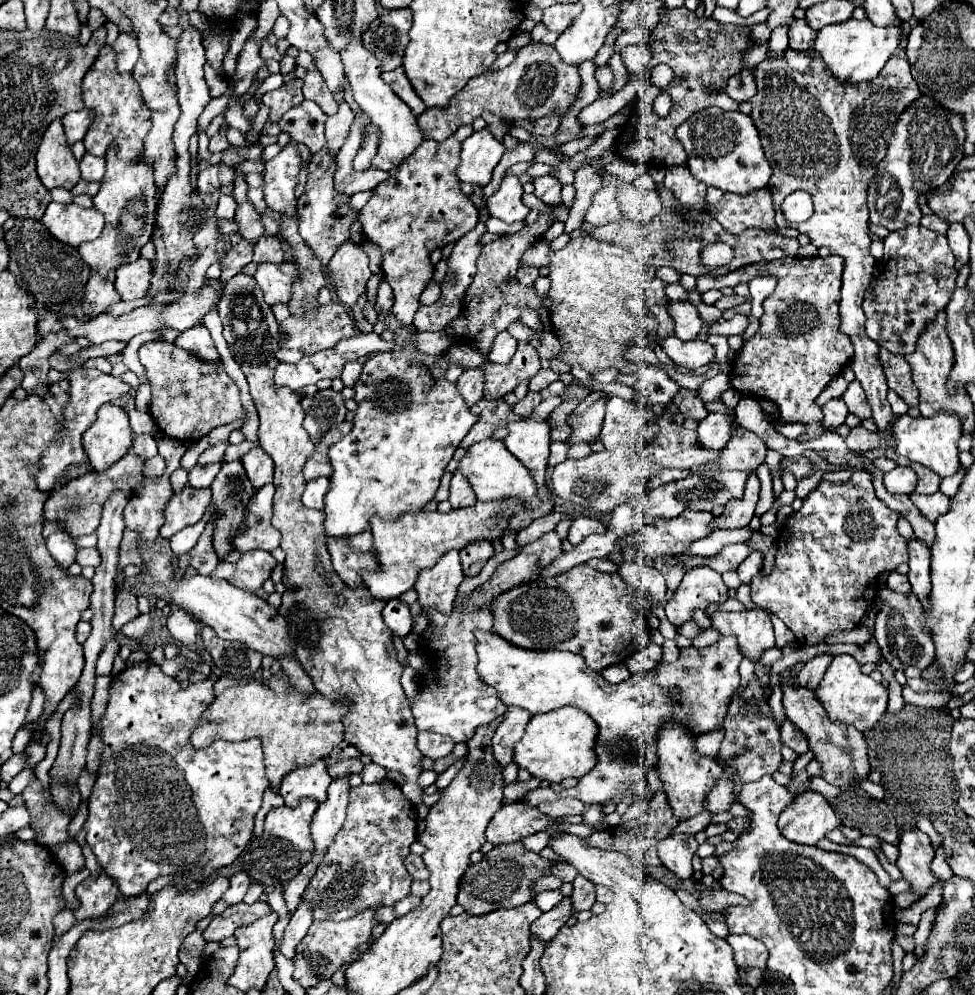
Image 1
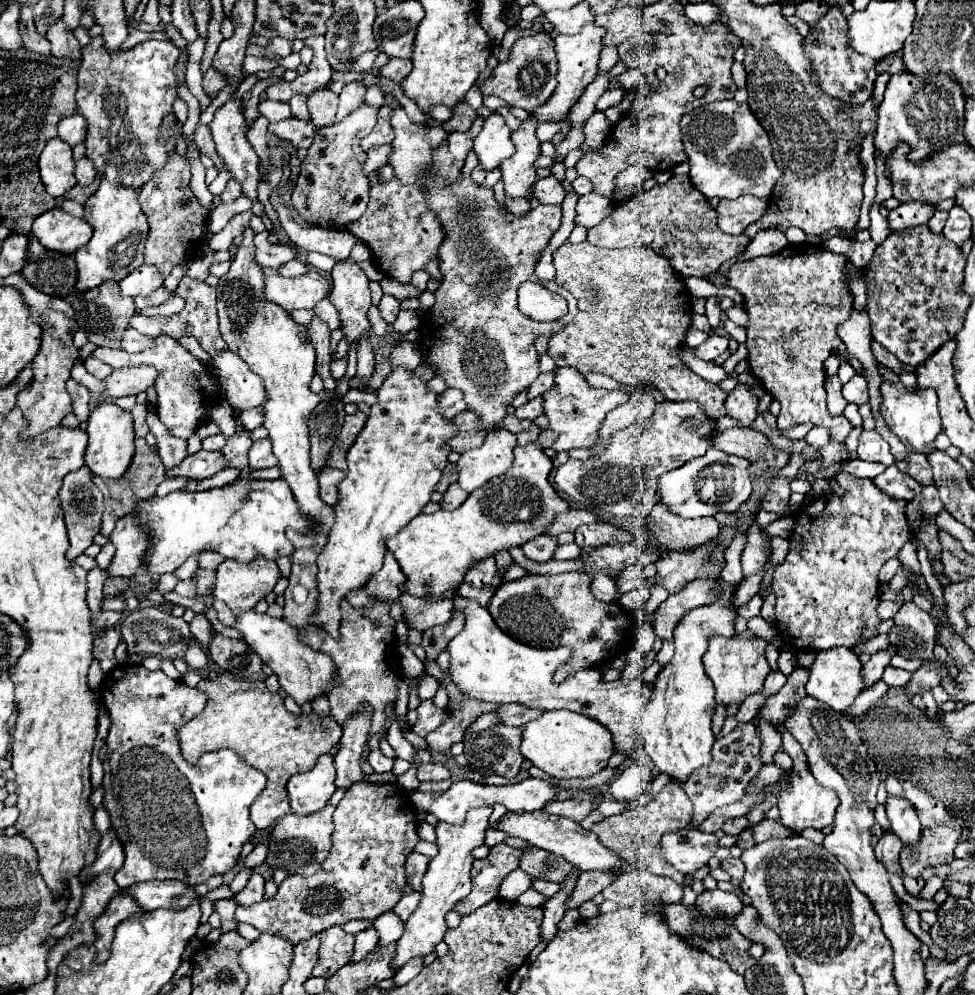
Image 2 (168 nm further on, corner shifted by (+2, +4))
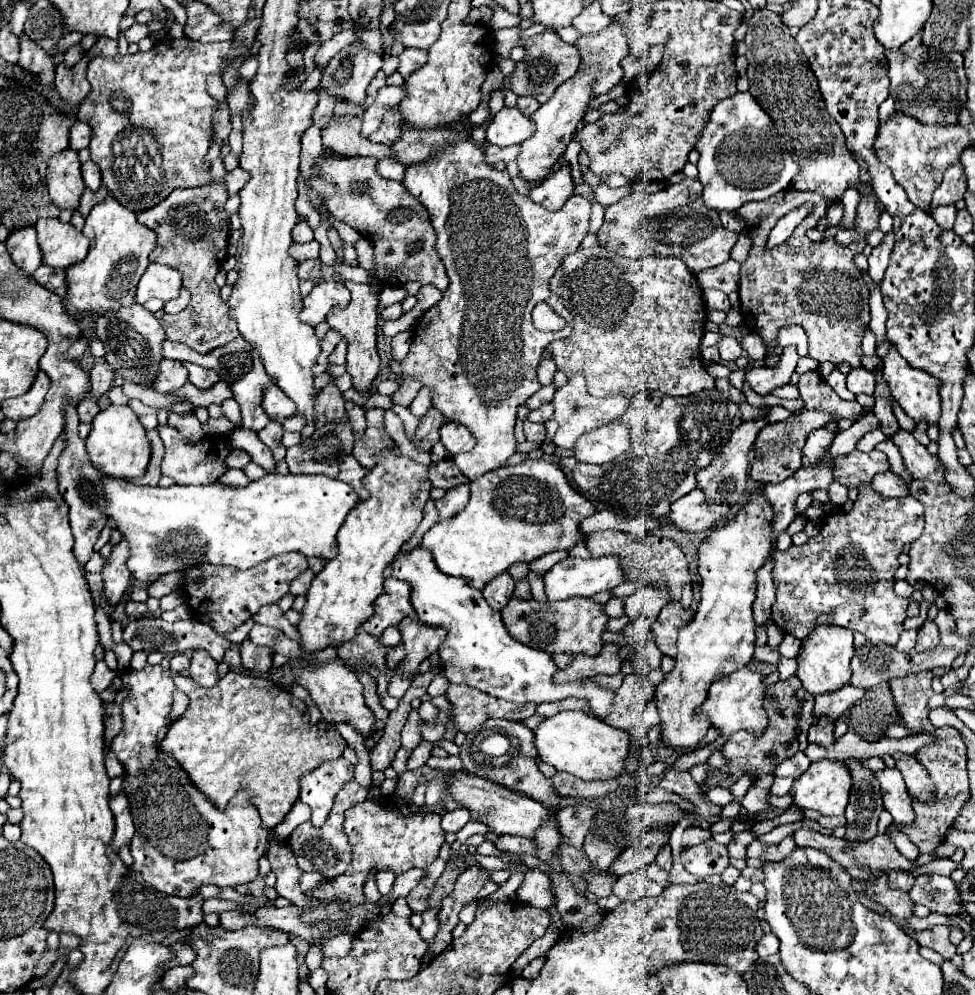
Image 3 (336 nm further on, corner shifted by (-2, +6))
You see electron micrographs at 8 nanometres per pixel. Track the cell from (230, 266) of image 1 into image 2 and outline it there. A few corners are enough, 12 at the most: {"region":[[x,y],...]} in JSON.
{"region":[[269,231],[255,235],[255,261],[277,267],[295,259],[287,245],[269,243]]}

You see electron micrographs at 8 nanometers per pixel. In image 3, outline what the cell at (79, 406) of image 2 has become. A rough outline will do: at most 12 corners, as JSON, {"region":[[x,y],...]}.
{"region":[[93,397],[79,401],[81,423],[91,423],[101,409]]}

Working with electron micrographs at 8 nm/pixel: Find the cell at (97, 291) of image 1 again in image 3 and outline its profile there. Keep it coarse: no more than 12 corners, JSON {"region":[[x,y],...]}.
{"region":[[133,303],[97,317],[105,361],[151,387],[167,339]]}

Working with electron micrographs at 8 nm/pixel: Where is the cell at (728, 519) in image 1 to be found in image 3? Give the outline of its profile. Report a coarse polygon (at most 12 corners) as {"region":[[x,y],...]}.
{"region":[[654,585],[624,597],[629,621],[655,621],[667,603]]}

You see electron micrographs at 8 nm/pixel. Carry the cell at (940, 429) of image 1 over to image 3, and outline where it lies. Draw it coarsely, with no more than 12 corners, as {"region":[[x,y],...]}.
{"region":[[891,345],[883,375],[893,399],[919,423],[941,417],[939,381]]}

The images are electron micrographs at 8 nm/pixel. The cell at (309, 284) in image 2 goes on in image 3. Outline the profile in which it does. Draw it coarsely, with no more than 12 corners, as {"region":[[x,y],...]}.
{"region":[[323,281],[303,299],[301,319],[317,327],[331,307],[349,305],[349,289]]}

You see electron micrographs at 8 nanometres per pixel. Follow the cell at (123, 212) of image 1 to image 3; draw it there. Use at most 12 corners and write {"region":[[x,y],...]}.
{"region":[[113,197],[93,207],[89,255],[67,269],[67,311],[135,301],[157,235]]}

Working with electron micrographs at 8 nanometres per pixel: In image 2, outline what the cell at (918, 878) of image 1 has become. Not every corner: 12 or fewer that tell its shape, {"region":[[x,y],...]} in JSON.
{"region":[[887,797],[891,831],[917,847],[921,823],[907,799]]}

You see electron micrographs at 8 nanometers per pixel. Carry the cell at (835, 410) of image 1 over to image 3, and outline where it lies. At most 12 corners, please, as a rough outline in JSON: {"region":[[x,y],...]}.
{"region":[[833,371],[827,377],[827,383],[835,393],[853,401],[855,395],[845,387],[845,375]]}

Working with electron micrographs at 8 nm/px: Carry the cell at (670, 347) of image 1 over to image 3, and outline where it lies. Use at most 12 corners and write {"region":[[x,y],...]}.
{"region":[[735,337],[719,341],[719,353],[725,363],[735,363],[743,347]]}

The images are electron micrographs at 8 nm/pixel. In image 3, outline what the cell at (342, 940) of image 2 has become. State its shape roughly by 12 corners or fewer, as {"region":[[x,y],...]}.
{"region":[[337,935],[323,943],[325,957],[345,957],[353,935]]}

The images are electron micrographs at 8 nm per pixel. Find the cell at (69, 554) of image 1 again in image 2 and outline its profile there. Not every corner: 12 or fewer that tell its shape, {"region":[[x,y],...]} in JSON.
{"region":[[91,469],[63,479],[59,491],[69,549],[79,557],[97,535],[103,497]]}

